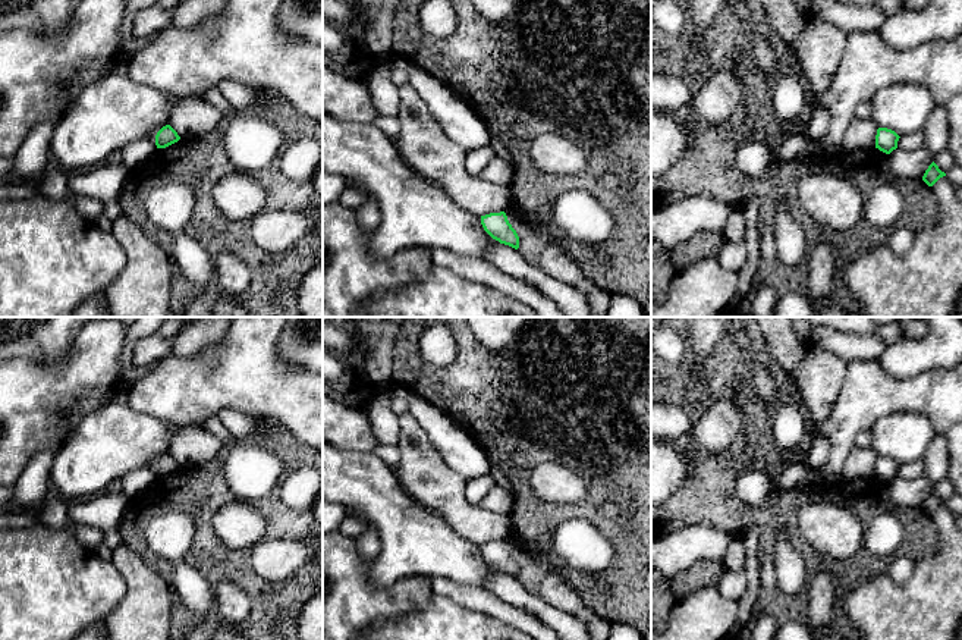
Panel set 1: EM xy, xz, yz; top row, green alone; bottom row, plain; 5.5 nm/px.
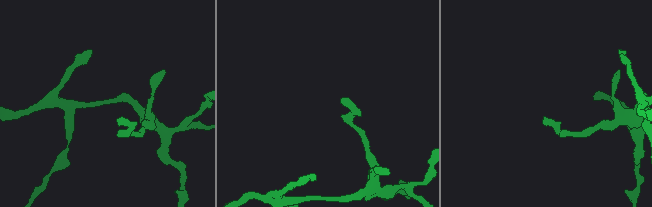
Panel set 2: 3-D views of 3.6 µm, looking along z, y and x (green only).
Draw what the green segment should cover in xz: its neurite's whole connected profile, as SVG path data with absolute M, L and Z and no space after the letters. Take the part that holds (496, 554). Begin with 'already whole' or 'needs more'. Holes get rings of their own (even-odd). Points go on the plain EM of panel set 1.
already whole; M504 540L481 545L484 559L500 572L519 577L519 565L507 549Z

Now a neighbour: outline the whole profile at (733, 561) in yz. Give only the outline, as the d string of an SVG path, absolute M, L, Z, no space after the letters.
M742 536L729 537L729 545L724 552L723 565L729 572L738 572L743 570L746 561L745 543Z

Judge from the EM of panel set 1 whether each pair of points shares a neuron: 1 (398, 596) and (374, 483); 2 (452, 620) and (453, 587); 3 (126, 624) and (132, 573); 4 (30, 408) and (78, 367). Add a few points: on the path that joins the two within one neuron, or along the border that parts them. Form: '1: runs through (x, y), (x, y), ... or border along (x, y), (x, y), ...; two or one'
1: border along (428, 576), (408, 576), (383, 587), (367, 579); two
2: border along (433, 592), (448, 596), (462, 606), (486, 614); two
3: runs through (135, 611), (135, 586); one
4: runs through (41, 404), (66, 379); one

